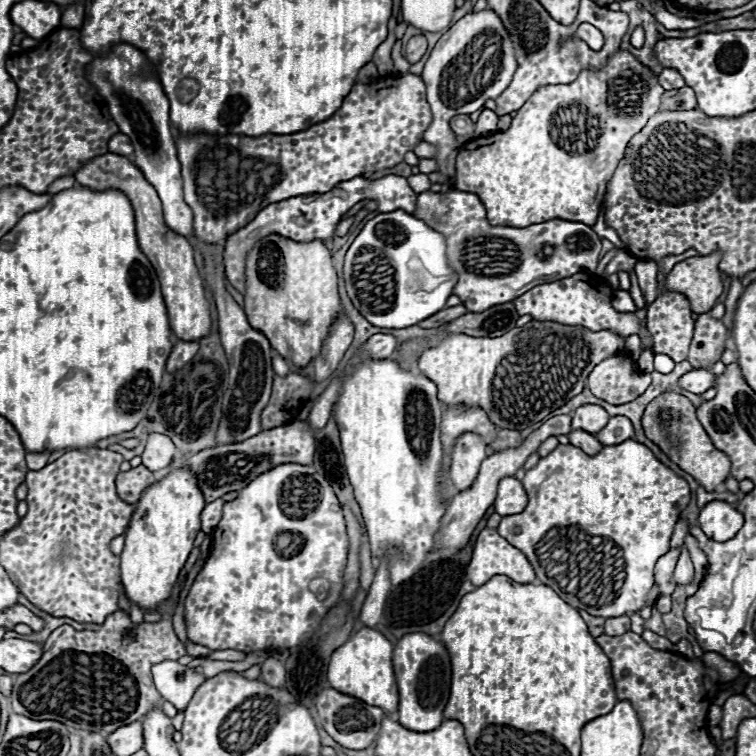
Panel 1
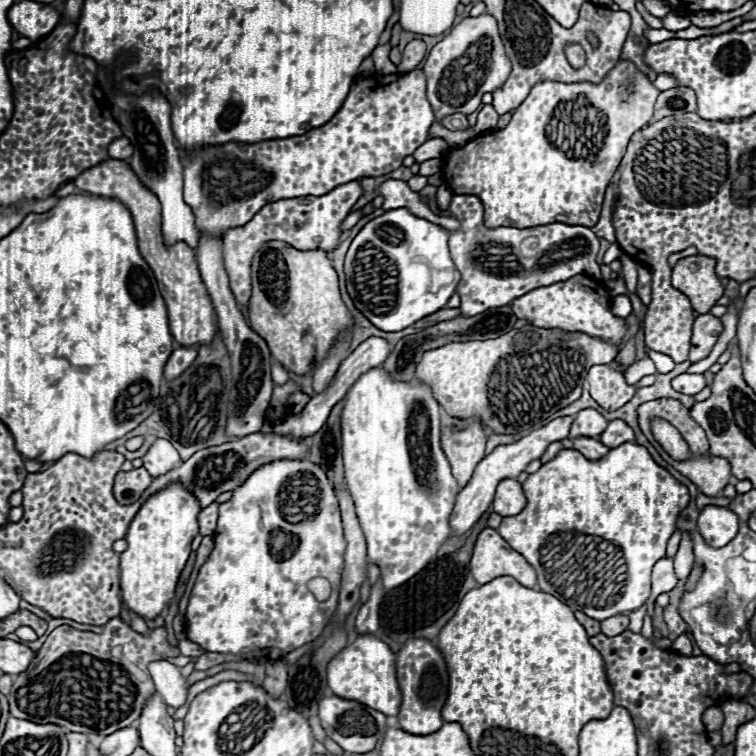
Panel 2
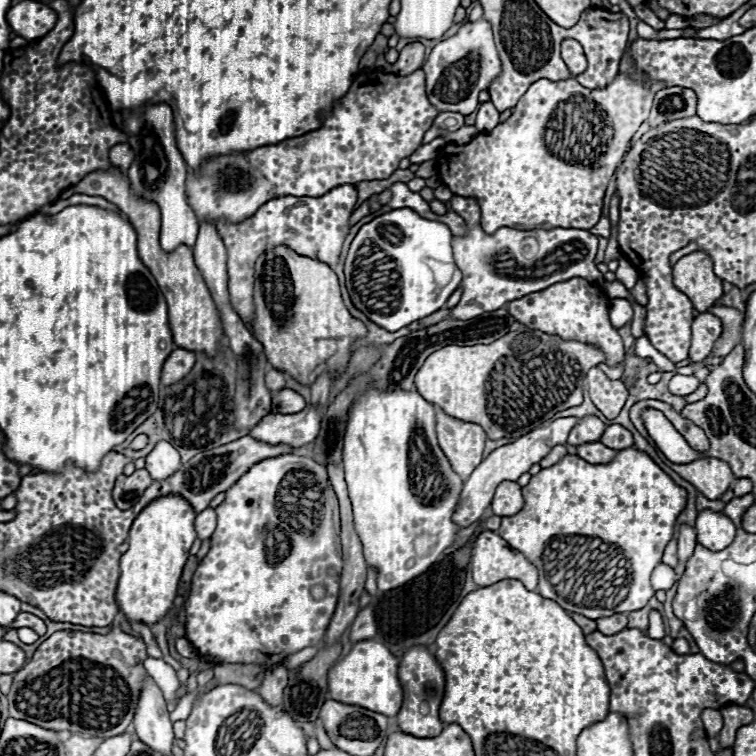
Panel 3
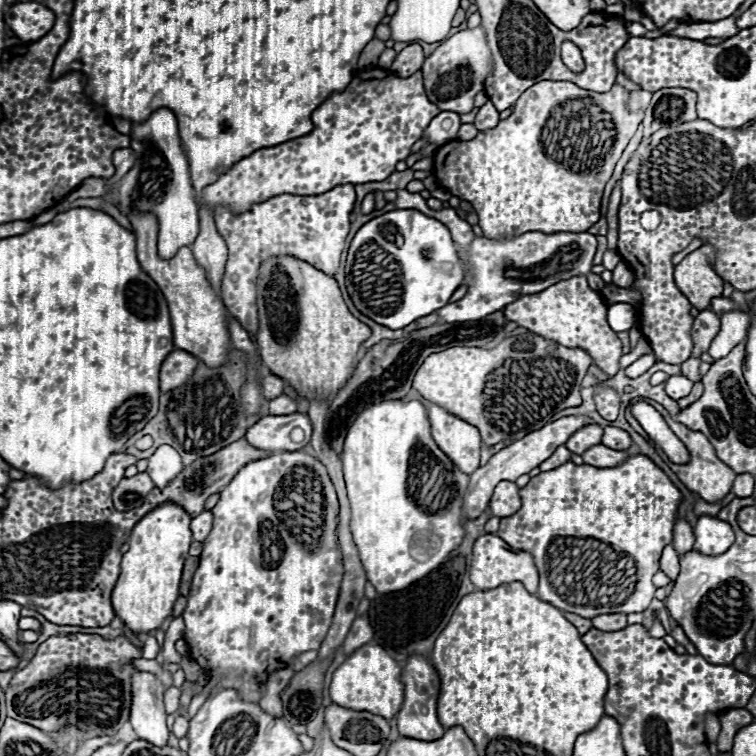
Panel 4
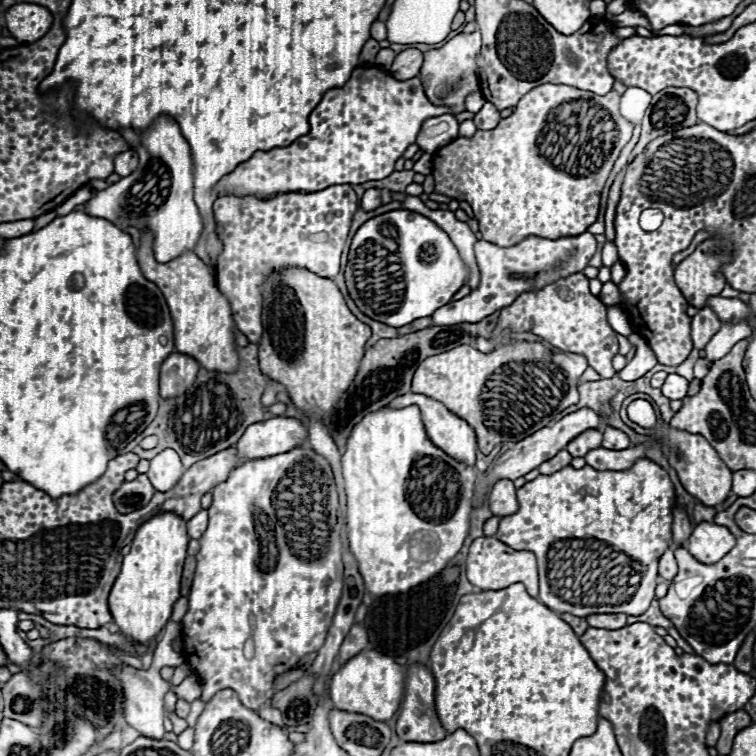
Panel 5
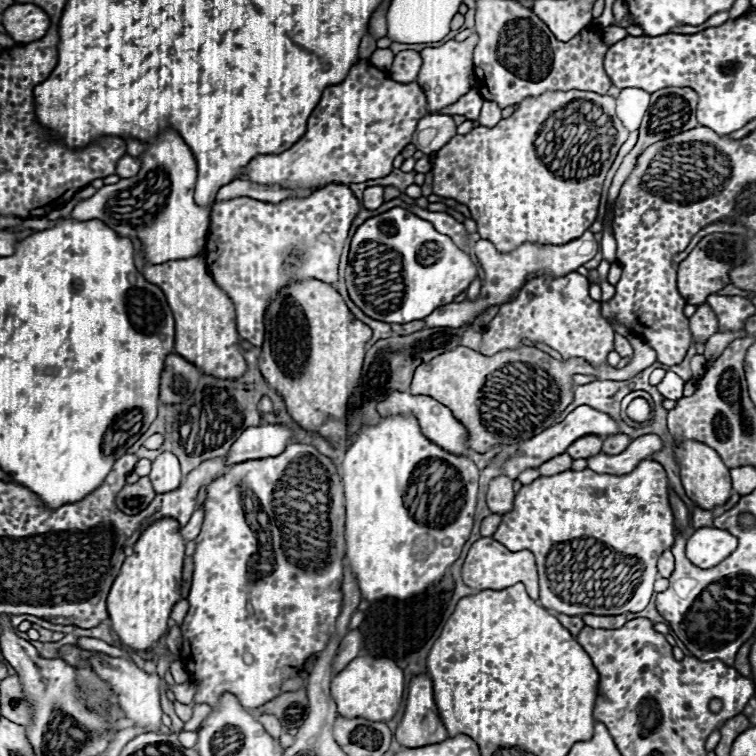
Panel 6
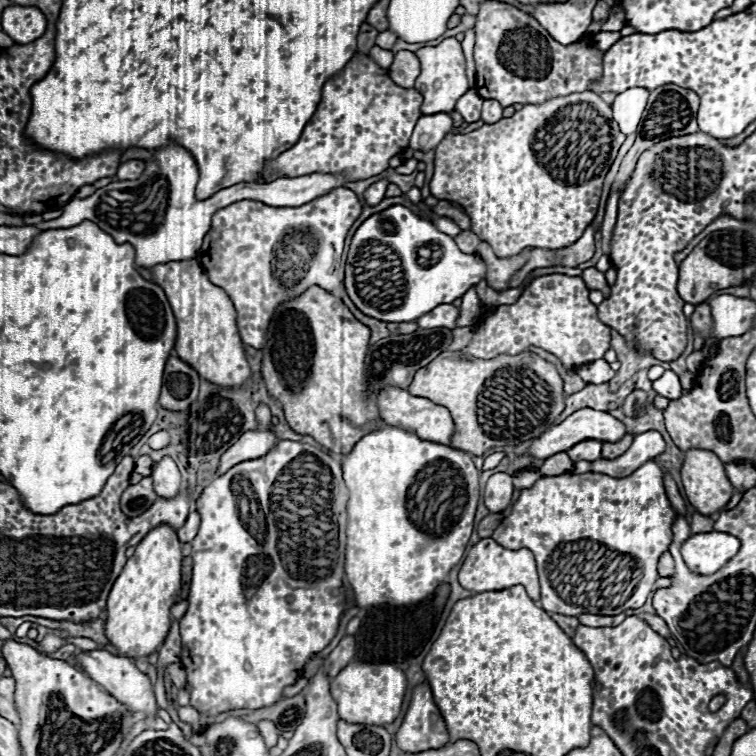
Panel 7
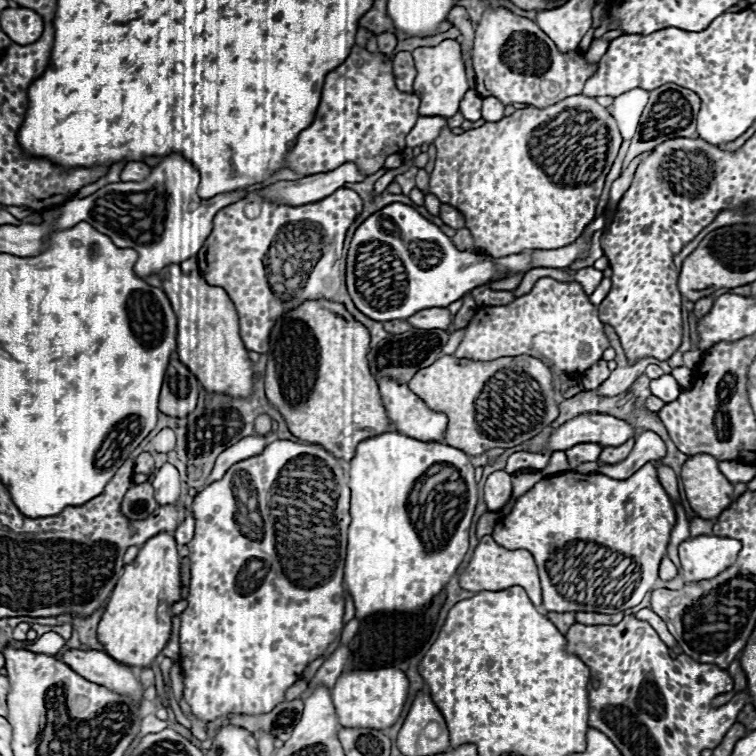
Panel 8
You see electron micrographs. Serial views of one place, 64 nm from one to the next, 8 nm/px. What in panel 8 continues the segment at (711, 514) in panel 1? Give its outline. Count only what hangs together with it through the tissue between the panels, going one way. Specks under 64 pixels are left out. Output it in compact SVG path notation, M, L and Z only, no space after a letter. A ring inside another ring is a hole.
M696 536L680 544L678 554L682 562L682 574L674 580L662 582L666 588L682 588L684 582L710 580L736 562L740 542L726 536Z

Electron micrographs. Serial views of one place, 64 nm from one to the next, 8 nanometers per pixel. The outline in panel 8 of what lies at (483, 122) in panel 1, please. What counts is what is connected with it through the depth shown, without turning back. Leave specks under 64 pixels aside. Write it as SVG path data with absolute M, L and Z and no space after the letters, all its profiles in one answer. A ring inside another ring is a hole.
M484 98L484 104L482 104L482 118L486 122L498 122L500 118L504 116L504 104L496 98Z

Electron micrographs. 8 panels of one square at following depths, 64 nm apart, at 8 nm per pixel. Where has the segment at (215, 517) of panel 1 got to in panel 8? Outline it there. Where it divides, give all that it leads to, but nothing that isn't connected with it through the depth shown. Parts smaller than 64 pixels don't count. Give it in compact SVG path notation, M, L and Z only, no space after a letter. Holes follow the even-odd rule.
M188 512L186 514L186 520L176 528L176 532L174 532L174 538L176 538L176 542L178 544L188 544L190 540L192 540L192 536L194 536L194 526L196 526L196 520L194 520L194 516Z

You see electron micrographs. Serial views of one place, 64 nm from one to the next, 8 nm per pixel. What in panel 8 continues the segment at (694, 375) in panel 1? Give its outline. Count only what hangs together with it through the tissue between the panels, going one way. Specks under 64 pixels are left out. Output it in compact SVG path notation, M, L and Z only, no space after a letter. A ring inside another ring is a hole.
M662 374L660 378L650 382L650 390L654 396L662 398L664 402L672 402L676 400L676 396L682 392L682 388L678 386L678 382L674 380L672 374Z

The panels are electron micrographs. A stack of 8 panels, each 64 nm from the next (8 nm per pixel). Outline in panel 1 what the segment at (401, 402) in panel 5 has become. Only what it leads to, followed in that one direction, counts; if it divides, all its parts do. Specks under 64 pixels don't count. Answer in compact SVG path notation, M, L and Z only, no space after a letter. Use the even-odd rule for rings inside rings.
M462 434L452 450L452 466L450 466L450 478L458 492L468 490L480 470L482 460L486 458L484 452L486 444L482 442L482 436L478 434Z

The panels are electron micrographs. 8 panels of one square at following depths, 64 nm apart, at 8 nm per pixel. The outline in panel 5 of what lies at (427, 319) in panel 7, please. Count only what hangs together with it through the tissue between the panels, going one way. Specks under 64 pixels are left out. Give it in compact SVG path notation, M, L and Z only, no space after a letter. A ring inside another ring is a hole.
M584 232L580 236L564 236L560 240L528 236L522 242L508 248L500 248L492 242L478 240L474 244L476 262L480 268L478 288L474 288L466 298L450 302L444 308L438 308L432 314L432 324L434 326L454 326L464 322L474 324L476 320L482 320L484 316L490 316L492 312L512 304L516 296L520 296L520 292L530 292L532 288L544 288L544 284L552 284L560 278L582 272L588 266L594 252L596 252L596 240L594 234L590 232Z

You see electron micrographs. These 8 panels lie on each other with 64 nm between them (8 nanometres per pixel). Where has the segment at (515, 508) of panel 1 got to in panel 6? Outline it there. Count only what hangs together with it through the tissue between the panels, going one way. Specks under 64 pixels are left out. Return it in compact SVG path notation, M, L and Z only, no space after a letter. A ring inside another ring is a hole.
M498 476L490 482L486 502L488 502L488 508L492 510L492 514L506 514L514 508L512 482L514 480L510 480L508 476Z

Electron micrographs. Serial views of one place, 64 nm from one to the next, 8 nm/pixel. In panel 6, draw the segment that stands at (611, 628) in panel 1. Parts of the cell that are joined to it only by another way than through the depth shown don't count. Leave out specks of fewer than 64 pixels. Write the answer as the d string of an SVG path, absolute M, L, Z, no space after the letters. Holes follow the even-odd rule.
M586 614L584 616L584 624L590 628L620 628L620 624L626 622L624 614L618 616L594 616L594 614Z

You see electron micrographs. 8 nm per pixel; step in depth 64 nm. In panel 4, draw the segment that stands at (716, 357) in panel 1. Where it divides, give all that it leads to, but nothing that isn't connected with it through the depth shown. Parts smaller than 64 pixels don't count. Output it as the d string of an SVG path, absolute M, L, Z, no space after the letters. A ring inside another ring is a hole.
M702 310L694 318L694 326L692 326L692 340L694 340L692 358L700 358L704 352L708 352L708 348L718 332L720 332L718 314L714 314L710 310Z

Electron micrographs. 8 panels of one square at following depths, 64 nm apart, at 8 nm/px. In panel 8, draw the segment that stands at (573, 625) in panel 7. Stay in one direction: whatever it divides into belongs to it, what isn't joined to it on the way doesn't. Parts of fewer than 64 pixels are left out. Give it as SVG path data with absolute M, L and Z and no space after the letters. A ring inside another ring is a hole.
M548 612L546 616L554 622L554 626L556 626L562 634L566 634L566 632L568 632L568 628L576 622L574 614L568 614L568 612L564 612L564 614L560 614L560 612Z

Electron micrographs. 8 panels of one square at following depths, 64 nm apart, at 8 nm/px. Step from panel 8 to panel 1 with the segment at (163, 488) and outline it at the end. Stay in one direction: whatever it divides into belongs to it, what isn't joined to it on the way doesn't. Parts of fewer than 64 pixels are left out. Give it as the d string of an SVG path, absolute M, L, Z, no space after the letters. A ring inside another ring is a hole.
M152 432L148 436L144 454L142 454L142 464L152 470L152 472L162 472L176 456L176 446L172 444L172 440L168 440L168 436Z

